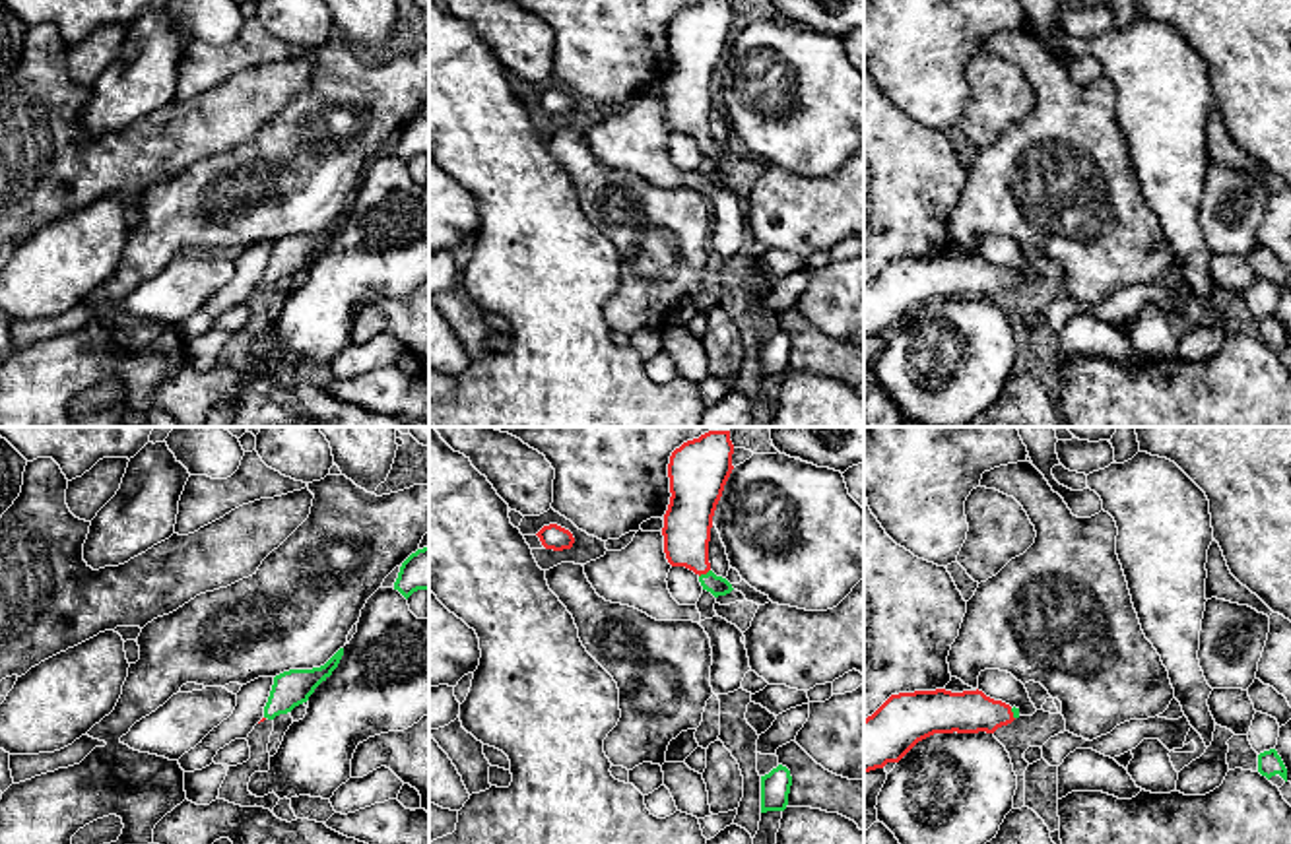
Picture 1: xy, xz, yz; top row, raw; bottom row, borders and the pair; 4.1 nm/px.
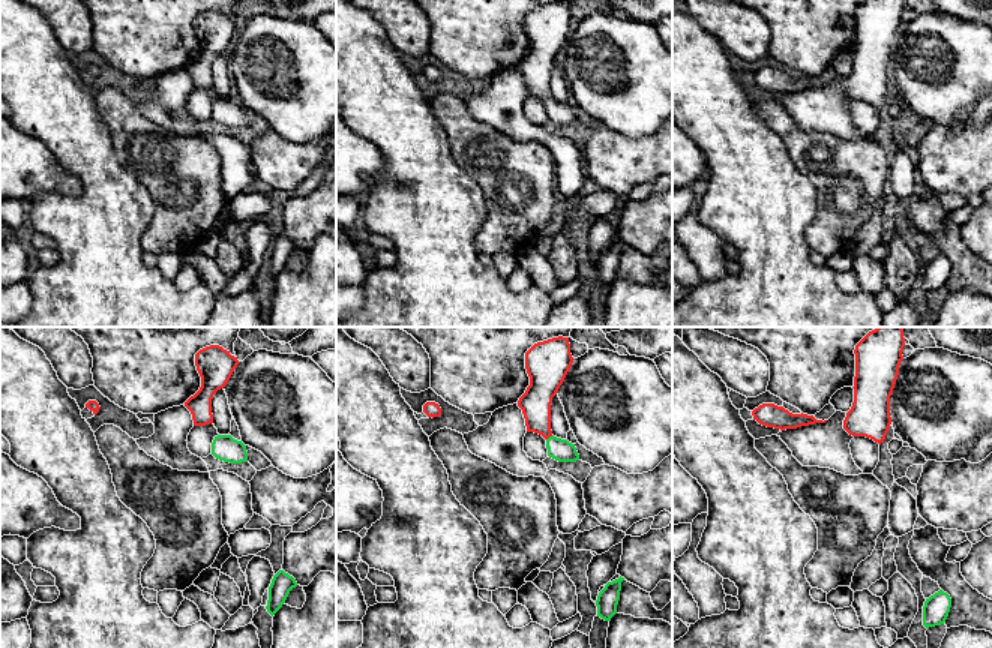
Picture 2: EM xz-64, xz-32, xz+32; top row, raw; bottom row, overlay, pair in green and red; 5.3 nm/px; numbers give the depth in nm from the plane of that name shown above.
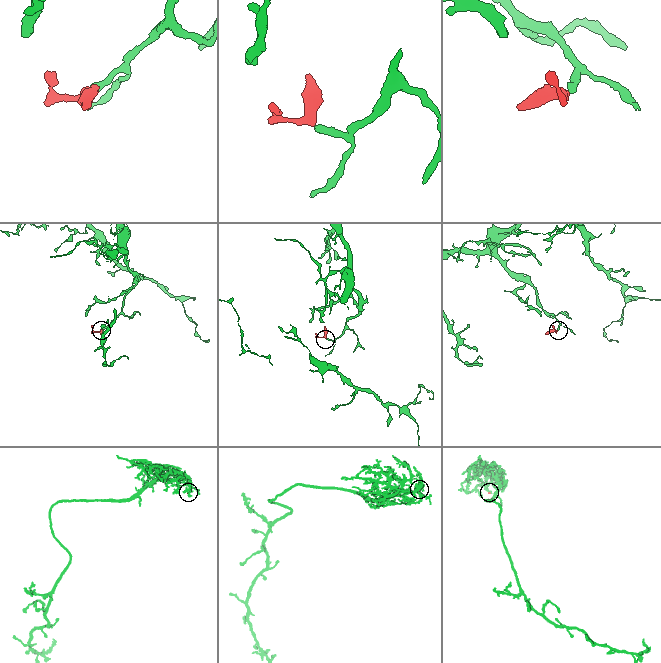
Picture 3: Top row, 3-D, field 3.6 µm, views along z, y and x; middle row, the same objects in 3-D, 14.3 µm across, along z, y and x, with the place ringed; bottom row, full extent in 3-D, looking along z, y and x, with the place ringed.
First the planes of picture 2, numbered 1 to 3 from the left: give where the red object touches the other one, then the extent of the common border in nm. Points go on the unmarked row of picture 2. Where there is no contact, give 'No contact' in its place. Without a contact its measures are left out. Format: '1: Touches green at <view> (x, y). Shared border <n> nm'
1: No contact
2: Touches green at xz-32 (550, 101). Shared border 50 nm
3: No contact

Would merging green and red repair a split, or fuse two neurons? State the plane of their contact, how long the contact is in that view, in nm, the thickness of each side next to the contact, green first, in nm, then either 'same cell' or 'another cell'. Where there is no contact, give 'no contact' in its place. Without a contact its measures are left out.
meets green in xz; contact 60 nm long; 80 nm thick on the green side, 200 nm on the other; same cell

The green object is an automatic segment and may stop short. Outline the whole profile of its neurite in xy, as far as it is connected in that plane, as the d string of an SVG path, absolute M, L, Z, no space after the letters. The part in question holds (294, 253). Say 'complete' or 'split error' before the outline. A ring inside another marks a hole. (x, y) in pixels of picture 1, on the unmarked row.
complete; M340 213L324 231L313 235L289 235L274 243L274 250L264 272L264 283L274 285L309 266L314 254L326 246L344 221Z

